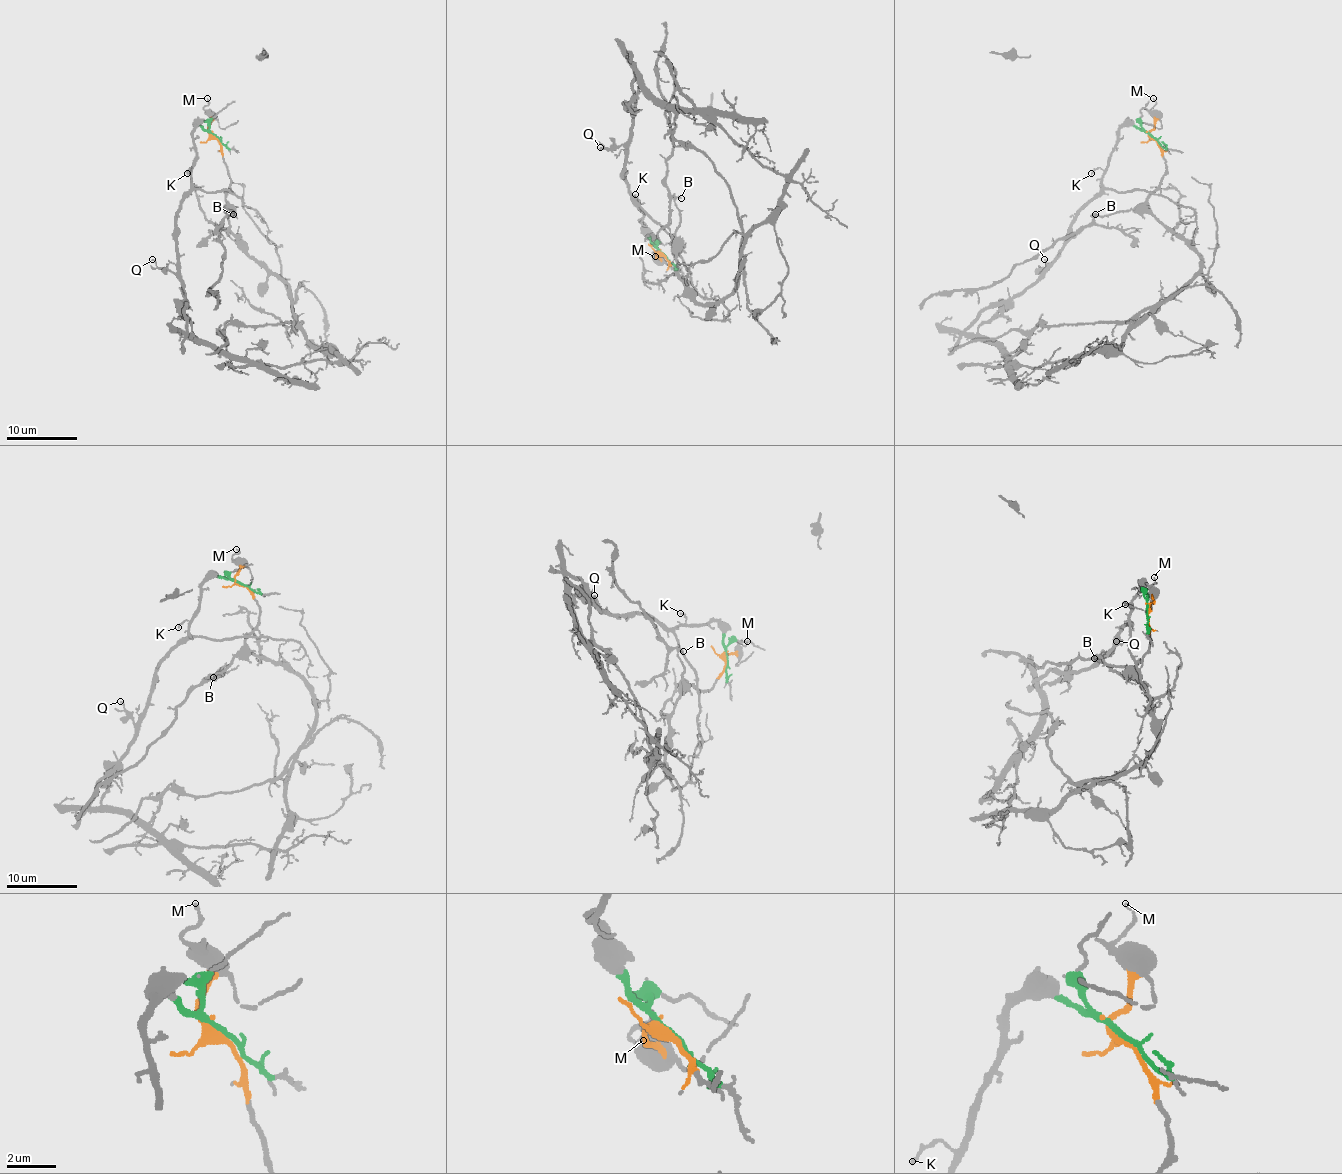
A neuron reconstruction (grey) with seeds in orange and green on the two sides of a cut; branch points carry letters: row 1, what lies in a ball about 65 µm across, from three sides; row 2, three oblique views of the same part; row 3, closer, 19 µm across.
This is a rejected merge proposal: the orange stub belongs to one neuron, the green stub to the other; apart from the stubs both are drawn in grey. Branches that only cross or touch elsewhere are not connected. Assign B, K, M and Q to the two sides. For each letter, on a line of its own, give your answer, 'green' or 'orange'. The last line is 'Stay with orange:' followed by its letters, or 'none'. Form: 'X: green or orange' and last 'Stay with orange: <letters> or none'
B: orange
K: green
M: orange
Q: green
Stay with orange: B, M

